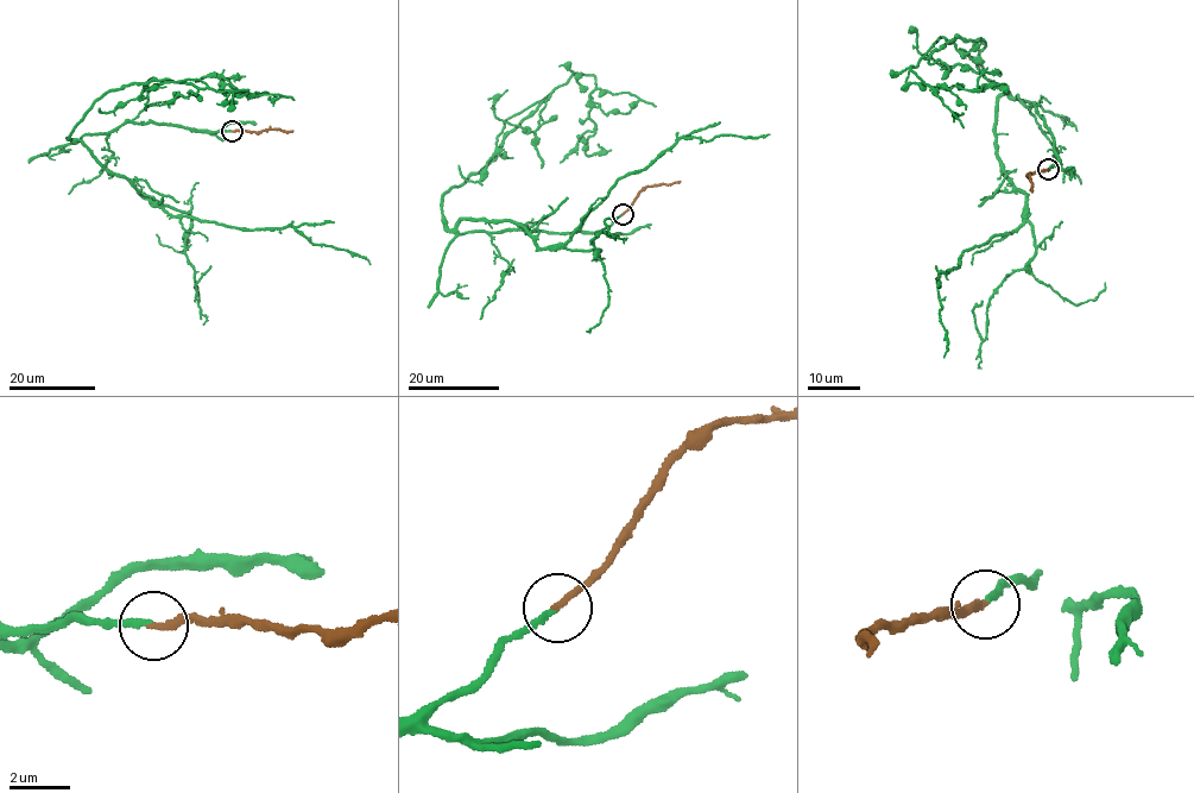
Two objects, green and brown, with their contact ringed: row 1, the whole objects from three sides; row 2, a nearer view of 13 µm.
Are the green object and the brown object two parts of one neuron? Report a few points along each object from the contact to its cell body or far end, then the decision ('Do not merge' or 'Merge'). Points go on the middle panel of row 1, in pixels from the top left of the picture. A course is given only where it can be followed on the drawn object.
Course of green: (621, 214), (582, 233), (456, 227), (507, 221), (554, 249), (619, 178), (680, 139), (770, 134). Course of brown: (621, 214), (646, 187), (680, 181). Merge

